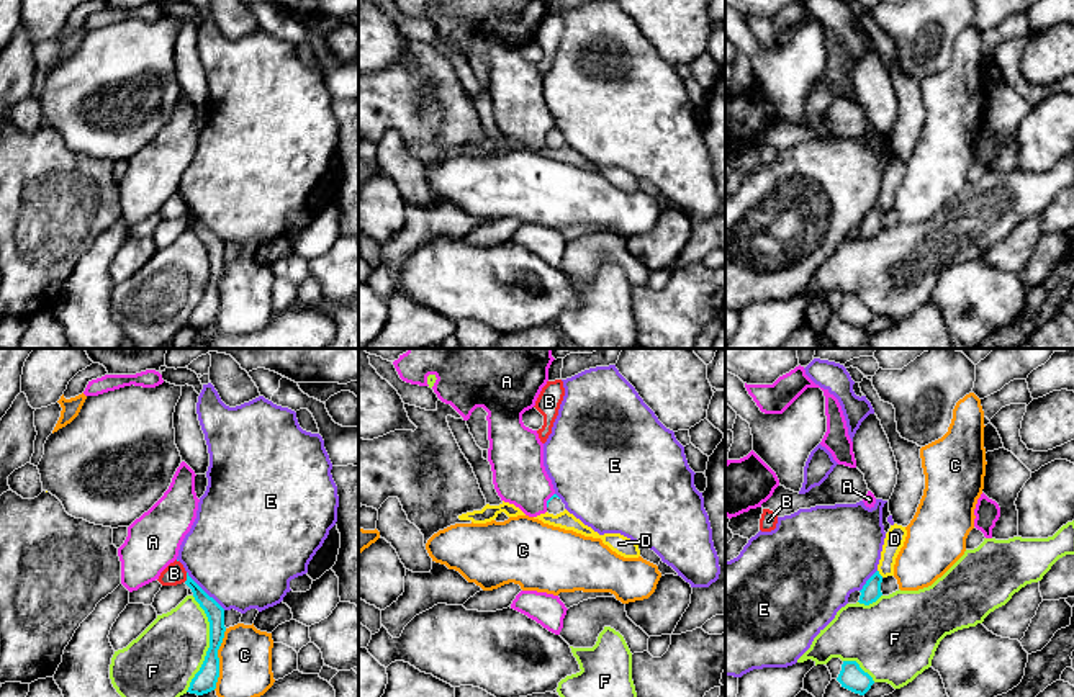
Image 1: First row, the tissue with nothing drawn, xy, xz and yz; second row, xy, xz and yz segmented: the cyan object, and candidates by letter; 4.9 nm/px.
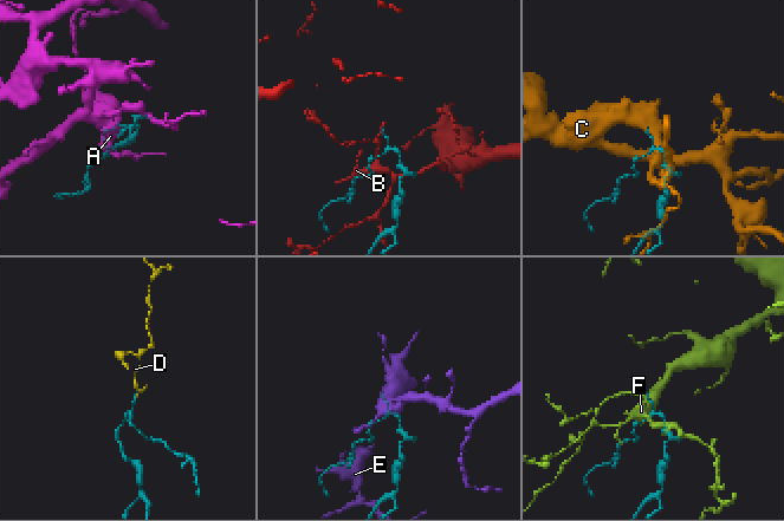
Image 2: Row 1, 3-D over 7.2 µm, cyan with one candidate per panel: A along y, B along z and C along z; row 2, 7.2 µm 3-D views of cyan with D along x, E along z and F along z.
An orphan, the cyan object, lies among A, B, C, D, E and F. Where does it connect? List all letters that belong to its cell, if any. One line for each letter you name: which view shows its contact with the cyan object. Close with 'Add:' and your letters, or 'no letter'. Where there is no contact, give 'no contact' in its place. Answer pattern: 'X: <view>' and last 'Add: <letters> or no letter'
Add: no letter

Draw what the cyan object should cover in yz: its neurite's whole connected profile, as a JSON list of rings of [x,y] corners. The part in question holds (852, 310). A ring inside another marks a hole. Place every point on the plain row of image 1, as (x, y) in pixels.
[[[843,295],[837,314],[842,321],[860,329],[864,329],[874,317],[873,311],[864,306],[856,295]]]

